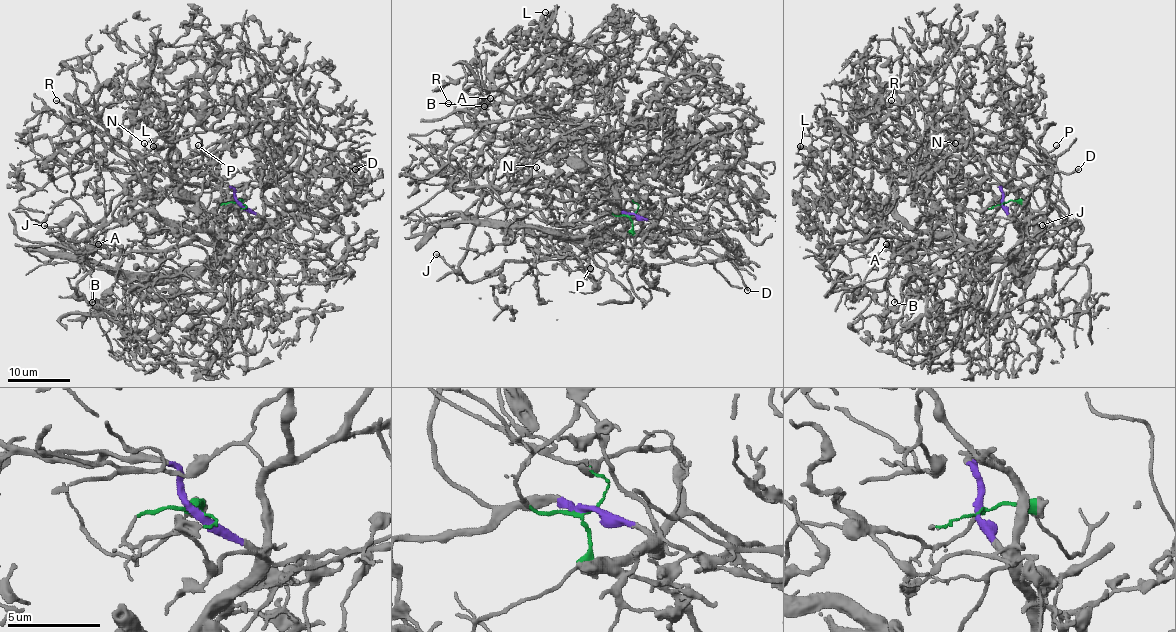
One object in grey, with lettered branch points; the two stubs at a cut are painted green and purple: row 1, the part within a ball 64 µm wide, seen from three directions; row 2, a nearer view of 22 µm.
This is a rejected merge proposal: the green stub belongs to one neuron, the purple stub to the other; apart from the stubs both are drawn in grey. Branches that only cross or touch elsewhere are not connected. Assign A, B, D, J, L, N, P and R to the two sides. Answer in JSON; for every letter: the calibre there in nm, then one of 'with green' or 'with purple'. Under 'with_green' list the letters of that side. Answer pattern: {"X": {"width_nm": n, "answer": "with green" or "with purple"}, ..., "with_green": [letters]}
{"A": {"width_nm": 550, "answer": "with green"}, "B": {"width_nm": 140, "answer": "with green"}, "D": {"width_nm": 240, "answer": "with green"}, "J": {"width_nm": 190, "answer": "with green"}, "L": {"width_nm": 400, "answer": "with purple"}, "N": {"width_nm": 110, "answer": "with green"}, "P": {"width_nm": 160, "answer": "with green"}, "R": {"width_nm": 180, "answer": "with green"}, "with_green": ["A", "B", "D", "J", "N", "P", "R"]}

